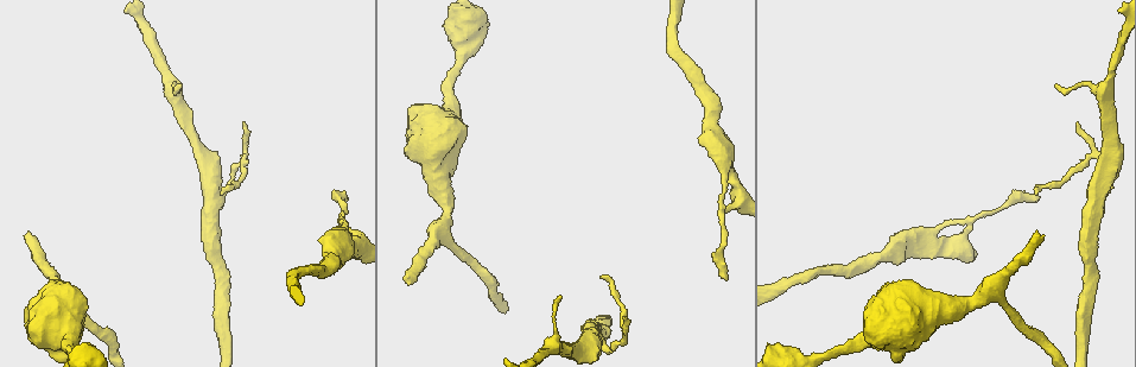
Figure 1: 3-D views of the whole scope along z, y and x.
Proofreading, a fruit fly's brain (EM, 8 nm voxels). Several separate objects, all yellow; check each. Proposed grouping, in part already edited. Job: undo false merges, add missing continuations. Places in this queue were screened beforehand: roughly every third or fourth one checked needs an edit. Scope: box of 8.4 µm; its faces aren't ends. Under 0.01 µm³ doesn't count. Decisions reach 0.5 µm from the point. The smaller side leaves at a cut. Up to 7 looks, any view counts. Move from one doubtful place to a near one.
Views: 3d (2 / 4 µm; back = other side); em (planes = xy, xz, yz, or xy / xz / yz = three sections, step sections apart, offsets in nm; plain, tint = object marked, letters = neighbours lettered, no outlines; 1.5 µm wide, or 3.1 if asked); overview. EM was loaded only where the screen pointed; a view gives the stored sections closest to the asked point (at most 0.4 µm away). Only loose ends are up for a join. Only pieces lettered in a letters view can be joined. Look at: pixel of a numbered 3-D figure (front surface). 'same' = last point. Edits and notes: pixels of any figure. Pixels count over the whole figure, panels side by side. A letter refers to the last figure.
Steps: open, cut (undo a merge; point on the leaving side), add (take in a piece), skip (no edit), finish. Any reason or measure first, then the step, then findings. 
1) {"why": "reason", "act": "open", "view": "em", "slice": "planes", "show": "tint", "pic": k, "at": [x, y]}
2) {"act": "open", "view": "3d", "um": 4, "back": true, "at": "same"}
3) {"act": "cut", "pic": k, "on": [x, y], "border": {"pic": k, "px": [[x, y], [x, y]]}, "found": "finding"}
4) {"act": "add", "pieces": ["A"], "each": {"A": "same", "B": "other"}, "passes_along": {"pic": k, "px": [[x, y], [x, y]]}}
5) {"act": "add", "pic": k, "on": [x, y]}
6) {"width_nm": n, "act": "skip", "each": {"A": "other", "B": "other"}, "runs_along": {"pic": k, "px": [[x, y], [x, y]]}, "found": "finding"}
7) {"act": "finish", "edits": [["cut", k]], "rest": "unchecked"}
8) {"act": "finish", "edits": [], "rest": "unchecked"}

{"why": "an open end", "act": "open", "view": "3d", "um": 2, "pic": 1, "at": [1036, 238]}

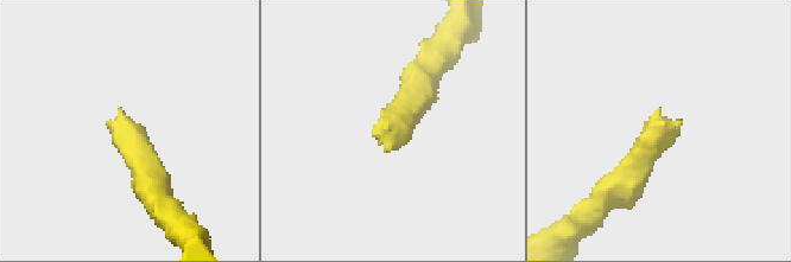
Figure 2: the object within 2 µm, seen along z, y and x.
{"why": "need the tissue", "act": "open", "view": "em", "slice": "planes", "show": "letters", "pic": 2, "at": [661, 121]}

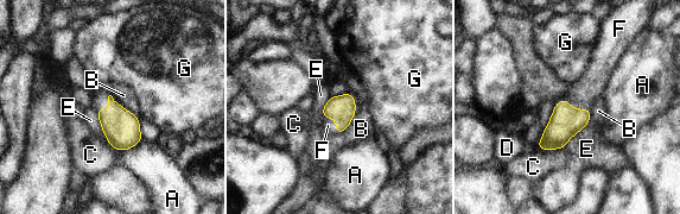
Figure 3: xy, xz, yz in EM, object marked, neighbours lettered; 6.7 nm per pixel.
{"width_nm": 180, "act": "add", "pieces": ["F"], "each": {"A": "other", "B": "other", "C": "other", "D": "other", "E": "other", "F": "same", "G": "other"}, "passes_along": {"pic": 3, "px": [[565, 121], [576, 108], [593, 82]]}, "found": "it goes on there"}

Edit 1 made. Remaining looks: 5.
{"why": "tapers out", "act": "open", "view": "3d", "um": 4, "pic": 1, "at": [347, 199]}

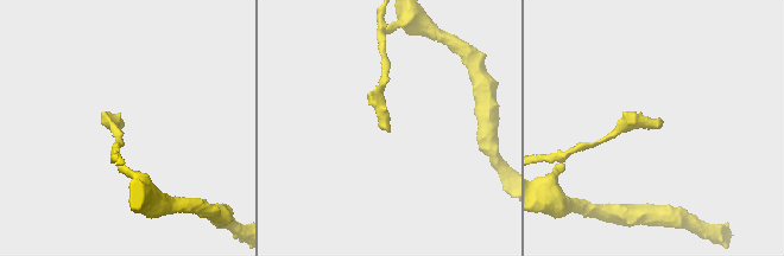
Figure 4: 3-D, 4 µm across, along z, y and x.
{"act": "open", "view": "em", "slice": "planes", "show": "plain", "pic": 4, "at": [121, 127]}

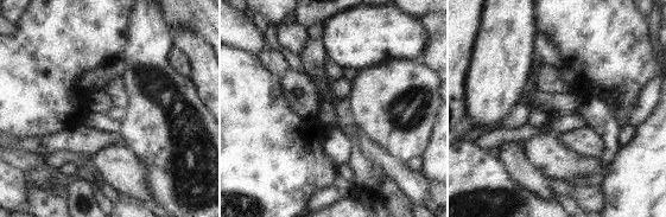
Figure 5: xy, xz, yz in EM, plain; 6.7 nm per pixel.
{"why": "see the neighbours", "act": "open", "view": "em", "slice": "planes", "show": "letters", "at": "same"}

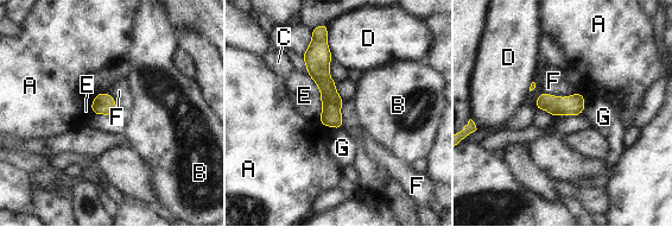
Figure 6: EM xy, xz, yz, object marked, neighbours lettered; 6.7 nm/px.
{"act": "skip", "each": {"A": "other", "B": "other", "C": "other", "D": "other", "E": "other", "F": "other", "G": "other"}, "found": "no lettered piece goes on from it"}

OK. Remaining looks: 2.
{"act": "finish", "edits": [["add", 3]], "rest": "unchecked"}

